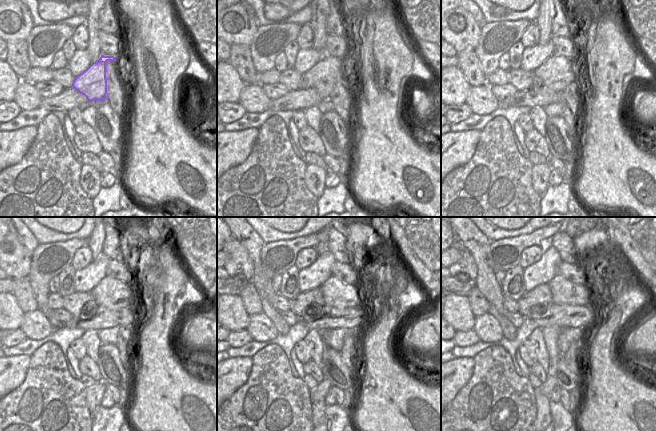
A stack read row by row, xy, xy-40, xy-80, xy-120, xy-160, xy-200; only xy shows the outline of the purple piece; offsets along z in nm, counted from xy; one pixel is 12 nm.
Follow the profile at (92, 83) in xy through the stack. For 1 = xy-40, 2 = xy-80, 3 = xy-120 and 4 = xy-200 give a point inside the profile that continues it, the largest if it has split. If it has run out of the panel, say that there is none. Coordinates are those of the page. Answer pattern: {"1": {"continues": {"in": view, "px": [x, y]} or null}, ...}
{"1": {"continues": {"in": "xy-40", "px": [322, 77]}}, "2": {"continues": {"in": "xy-80", "px": [557, 73]}}, "3": {"continues": {"in": "xy-120", "px": [113, 294]}}, "4": {"continues": {"in": "xy-200", "px": [563, 291]}}}

